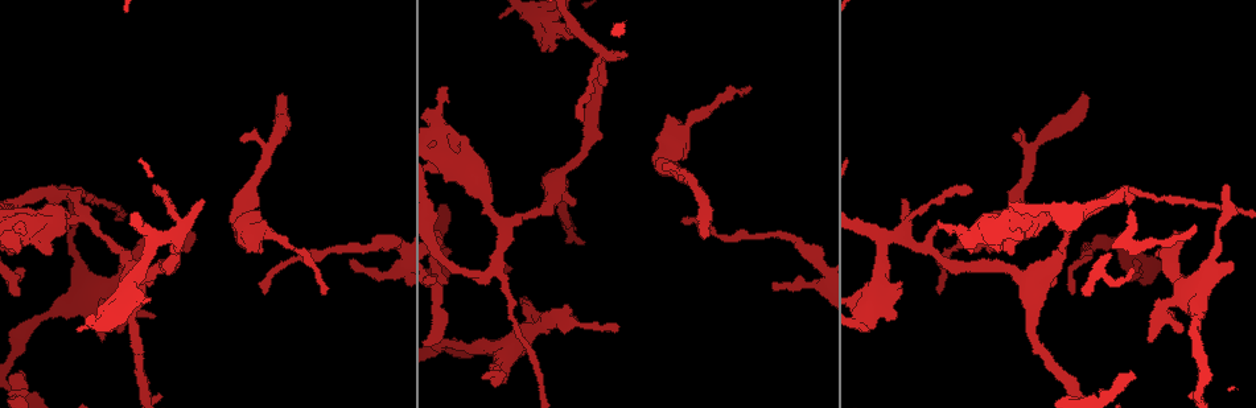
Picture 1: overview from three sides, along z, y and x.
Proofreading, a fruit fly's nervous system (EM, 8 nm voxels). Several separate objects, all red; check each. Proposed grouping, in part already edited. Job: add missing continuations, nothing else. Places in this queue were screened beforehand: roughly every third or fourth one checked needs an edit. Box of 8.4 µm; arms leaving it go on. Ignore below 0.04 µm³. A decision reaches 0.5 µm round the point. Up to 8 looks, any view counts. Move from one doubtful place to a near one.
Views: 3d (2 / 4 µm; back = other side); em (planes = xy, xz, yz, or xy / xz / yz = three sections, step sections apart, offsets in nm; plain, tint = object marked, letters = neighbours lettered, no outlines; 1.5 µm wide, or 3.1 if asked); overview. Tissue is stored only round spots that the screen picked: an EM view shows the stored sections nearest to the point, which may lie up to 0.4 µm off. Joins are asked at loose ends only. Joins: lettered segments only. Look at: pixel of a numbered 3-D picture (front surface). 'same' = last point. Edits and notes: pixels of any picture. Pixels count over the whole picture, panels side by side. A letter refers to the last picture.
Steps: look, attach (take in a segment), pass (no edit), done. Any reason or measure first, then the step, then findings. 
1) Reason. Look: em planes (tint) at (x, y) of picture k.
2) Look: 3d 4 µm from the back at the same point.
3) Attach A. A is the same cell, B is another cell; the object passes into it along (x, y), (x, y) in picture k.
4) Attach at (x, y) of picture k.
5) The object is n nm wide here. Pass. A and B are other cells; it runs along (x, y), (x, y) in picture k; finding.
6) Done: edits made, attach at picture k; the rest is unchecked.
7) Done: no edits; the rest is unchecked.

Free end. Look: em xz step 4 (tint) at (663, 171) of picture 1.

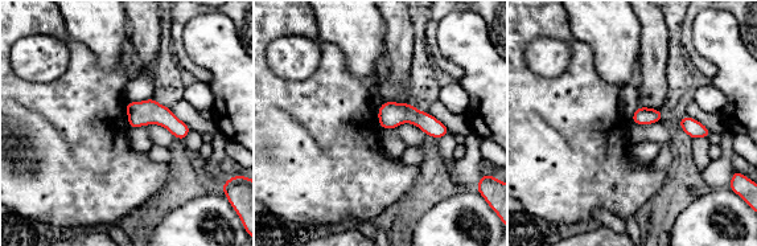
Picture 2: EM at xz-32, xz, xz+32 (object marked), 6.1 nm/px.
Look: em xz step 4 (letters) at the same point.

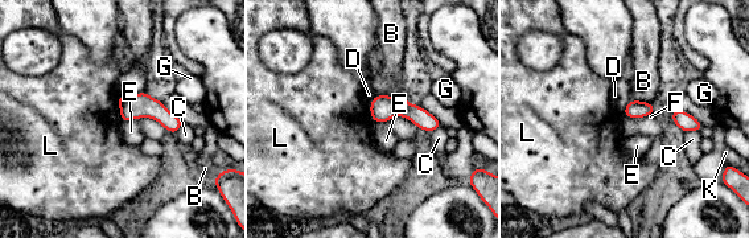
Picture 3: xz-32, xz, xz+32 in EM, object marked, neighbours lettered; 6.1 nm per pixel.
The longest contact is with F, 220 nm. Pass. B, C, D, E, F, G, K and L are other cells; a border runs along (116, 97), (122, 122) in picture 3; no lettered segment goes on from it.

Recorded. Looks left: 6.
Tapers out. Look: 3d 2 µm at (742, 90) of picture 1.

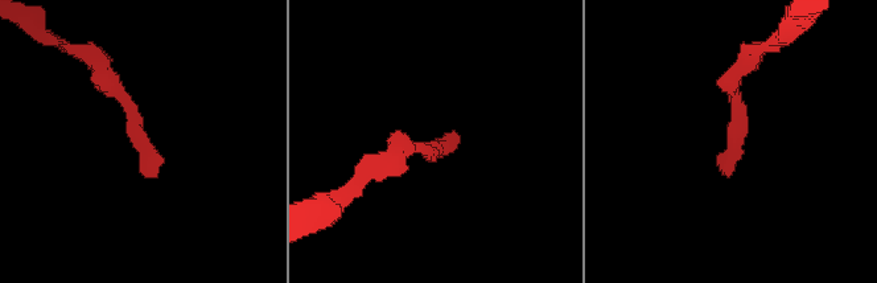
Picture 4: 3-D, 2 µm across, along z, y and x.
Look: em planes (letters) at (438, 142) of picture 4.

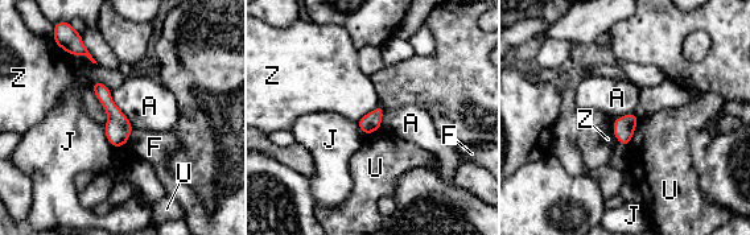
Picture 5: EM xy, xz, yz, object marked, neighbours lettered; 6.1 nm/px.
Pass. A, F, J, U and Z are other cells; a border runs along (90, 85), (106, 112), (104, 126) in picture 5; no lettered segment goes on from it.

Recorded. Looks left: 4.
Tapers out. Look: 3d 4 µm from the back at (684, 222) of picture 1.

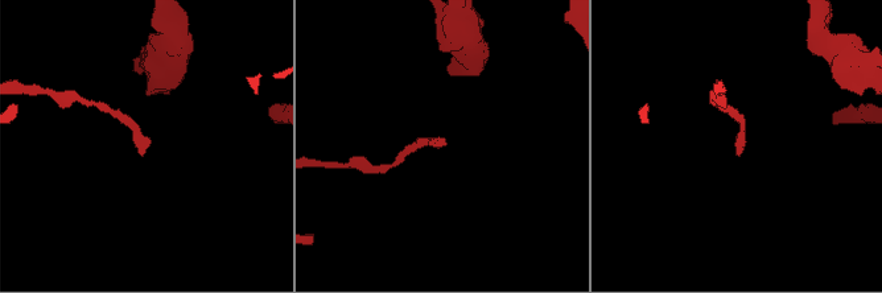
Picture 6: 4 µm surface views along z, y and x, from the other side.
Look: em yz step 8 (letters) at (738, 151) of picture 6.

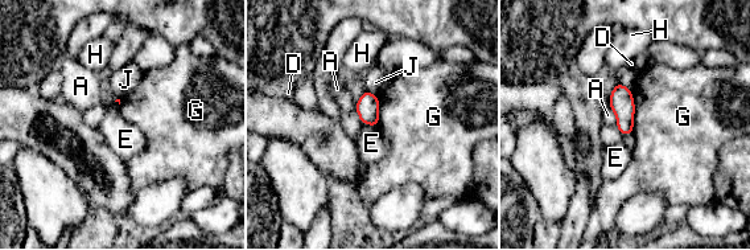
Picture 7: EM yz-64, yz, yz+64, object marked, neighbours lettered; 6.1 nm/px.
Another direction. Look: em planes (letters) at the same point.

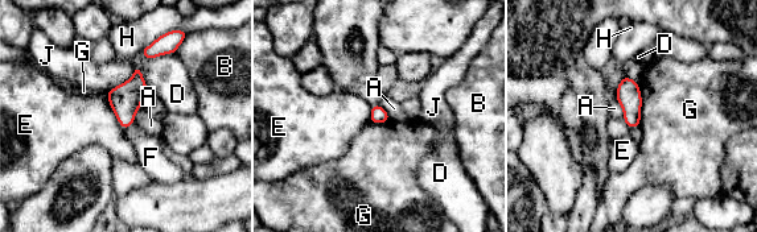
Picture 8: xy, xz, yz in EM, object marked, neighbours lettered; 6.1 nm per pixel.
The longest contact is with G, 280 nm. Pass. A, B, D, E, F, G, H and J are other cells; a border runs along (638, 82), (641, 92), (640, 125) in picture 8; none of them fits.

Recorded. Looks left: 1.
Done: no edits; the rest is unchecked.

